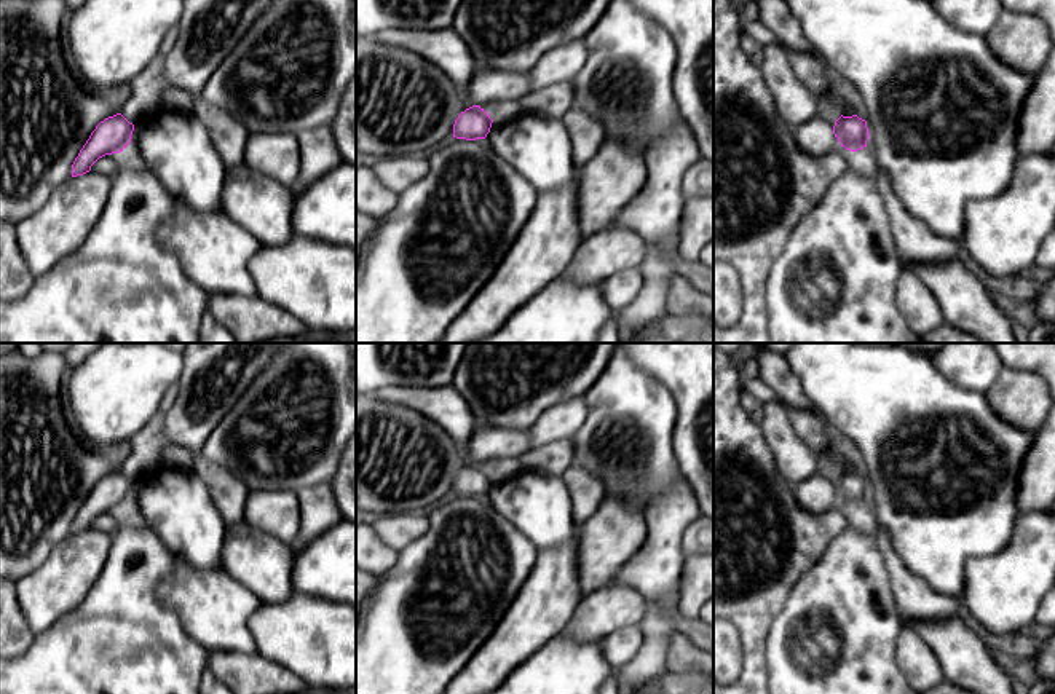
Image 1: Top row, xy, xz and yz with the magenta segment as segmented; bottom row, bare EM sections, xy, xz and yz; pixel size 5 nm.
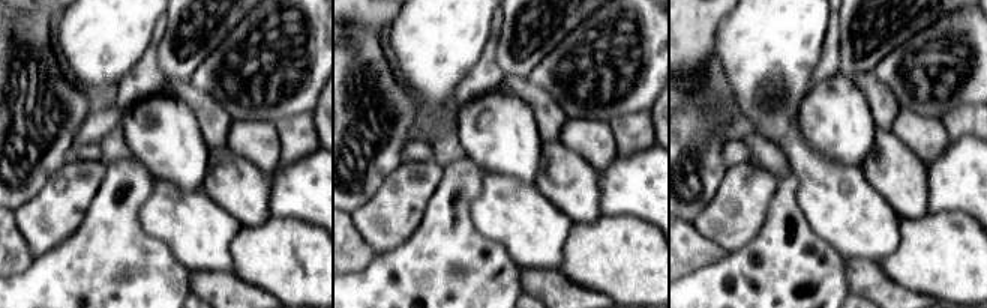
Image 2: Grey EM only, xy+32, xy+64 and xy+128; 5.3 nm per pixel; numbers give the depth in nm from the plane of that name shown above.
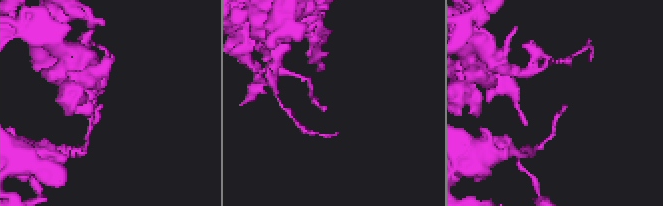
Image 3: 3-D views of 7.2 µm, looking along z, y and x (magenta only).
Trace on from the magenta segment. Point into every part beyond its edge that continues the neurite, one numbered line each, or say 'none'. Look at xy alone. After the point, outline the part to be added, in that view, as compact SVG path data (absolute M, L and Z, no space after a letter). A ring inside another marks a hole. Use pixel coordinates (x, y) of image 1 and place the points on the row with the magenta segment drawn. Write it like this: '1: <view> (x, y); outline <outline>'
none

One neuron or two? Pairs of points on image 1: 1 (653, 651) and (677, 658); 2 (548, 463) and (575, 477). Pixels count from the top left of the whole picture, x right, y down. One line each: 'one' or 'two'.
1: two
2: two

